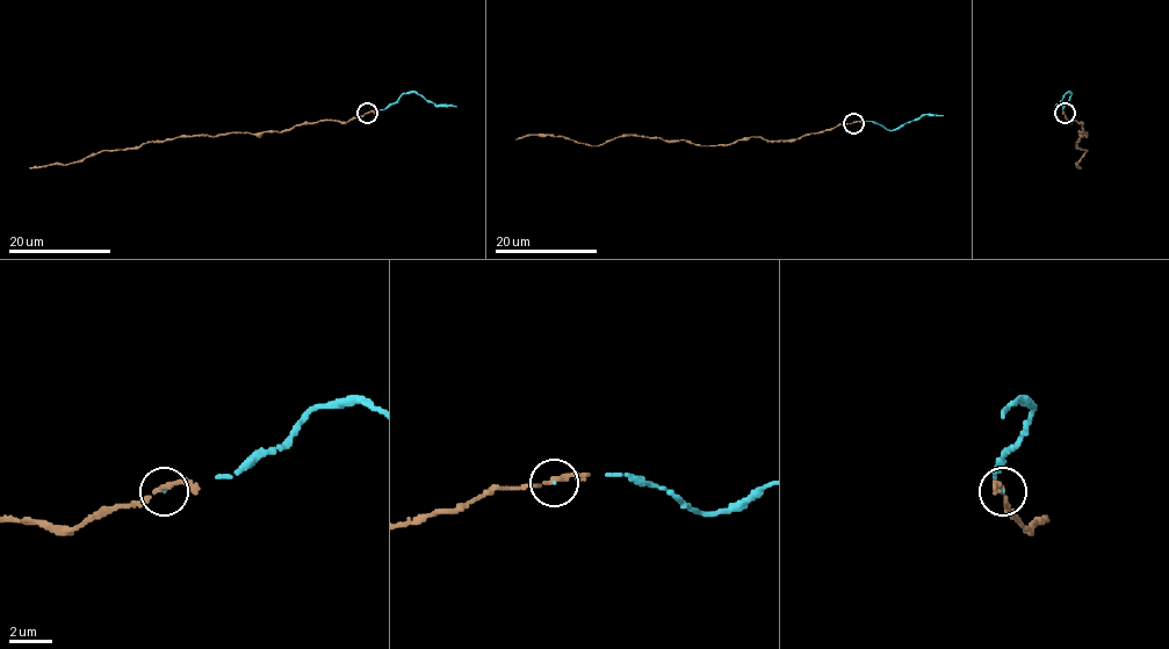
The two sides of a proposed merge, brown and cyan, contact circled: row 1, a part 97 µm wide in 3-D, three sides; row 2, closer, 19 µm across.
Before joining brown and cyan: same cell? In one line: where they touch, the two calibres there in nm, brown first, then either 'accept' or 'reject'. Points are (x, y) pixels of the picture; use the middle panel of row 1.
place (853, 123); calibres 240 and 50 nm; accept

